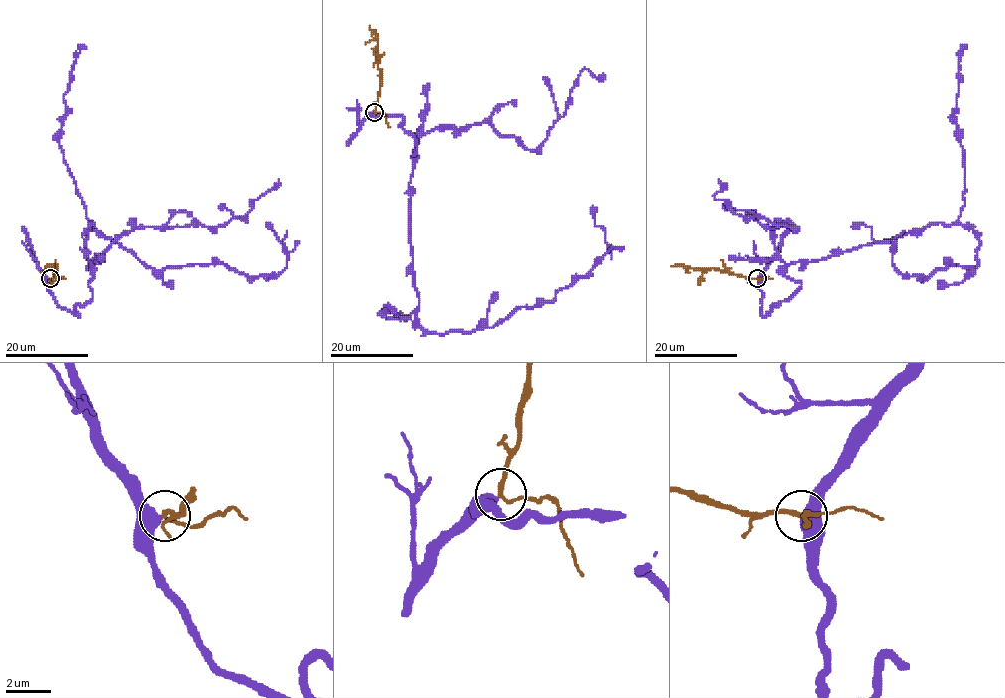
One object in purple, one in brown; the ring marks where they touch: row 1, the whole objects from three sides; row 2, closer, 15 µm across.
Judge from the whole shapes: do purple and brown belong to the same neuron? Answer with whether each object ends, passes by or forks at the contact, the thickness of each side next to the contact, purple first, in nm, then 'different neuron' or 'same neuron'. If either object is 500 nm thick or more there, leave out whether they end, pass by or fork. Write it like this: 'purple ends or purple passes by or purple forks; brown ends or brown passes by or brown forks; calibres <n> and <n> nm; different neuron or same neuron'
calibres 650 and 180 nm; same neuron

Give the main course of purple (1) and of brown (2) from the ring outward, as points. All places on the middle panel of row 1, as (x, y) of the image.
1: (374, 113), (401, 116), (413, 155), (417, 140), (427, 331), (494, 327), (584, 277), (612, 247), (593, 206)
2: (374, 112), (379, 94), (380, 70), (375, 62), (376, 34), (369, 25)

